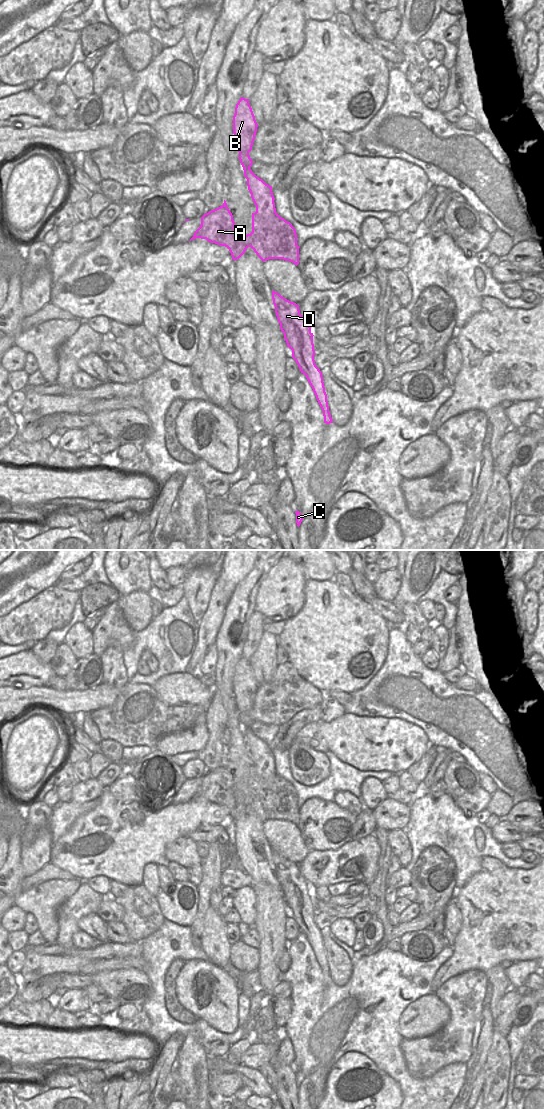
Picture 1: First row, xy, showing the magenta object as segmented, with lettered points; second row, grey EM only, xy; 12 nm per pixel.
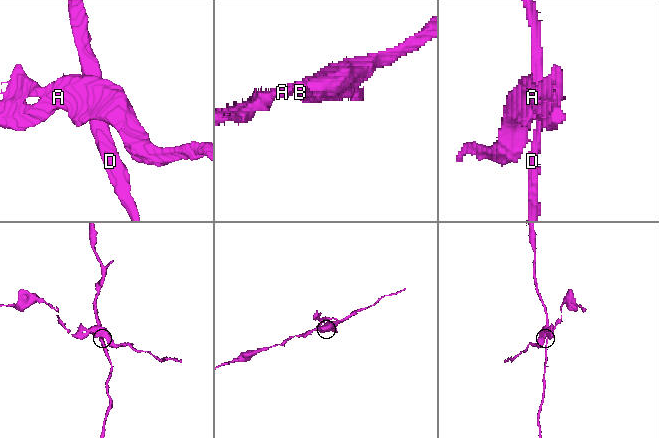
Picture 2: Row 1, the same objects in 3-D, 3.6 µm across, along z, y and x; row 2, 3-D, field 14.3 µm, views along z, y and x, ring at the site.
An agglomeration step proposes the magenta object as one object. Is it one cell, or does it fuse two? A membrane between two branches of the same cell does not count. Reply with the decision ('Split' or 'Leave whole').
Split

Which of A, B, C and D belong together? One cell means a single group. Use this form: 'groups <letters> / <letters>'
groups A / B C D

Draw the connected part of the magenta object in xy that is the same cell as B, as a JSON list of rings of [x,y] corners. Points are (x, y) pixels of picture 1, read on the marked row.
[[[241,97],[236,104],[233,116],[233,133],[239,152],[239,160],[244,170],[244,176],[247,179],[248,190],[256,206],[256,213],[264,219],[270,219],[275,200],[272,186],[266,184],[250,169],[253,161],[249,156],[249,152],[252,150],[257,127],[258,124],[249,104],[249,99]]]

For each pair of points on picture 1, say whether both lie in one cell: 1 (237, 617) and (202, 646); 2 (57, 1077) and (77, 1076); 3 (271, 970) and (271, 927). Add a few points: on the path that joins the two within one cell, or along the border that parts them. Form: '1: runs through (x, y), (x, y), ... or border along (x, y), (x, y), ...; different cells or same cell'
1: border along (224, 610), (224, 618), (215, 643); different cells
2: runs through (62, 1077), (72, 1076); same cell
3: runs through (269, 959), (269, 938); same cell

